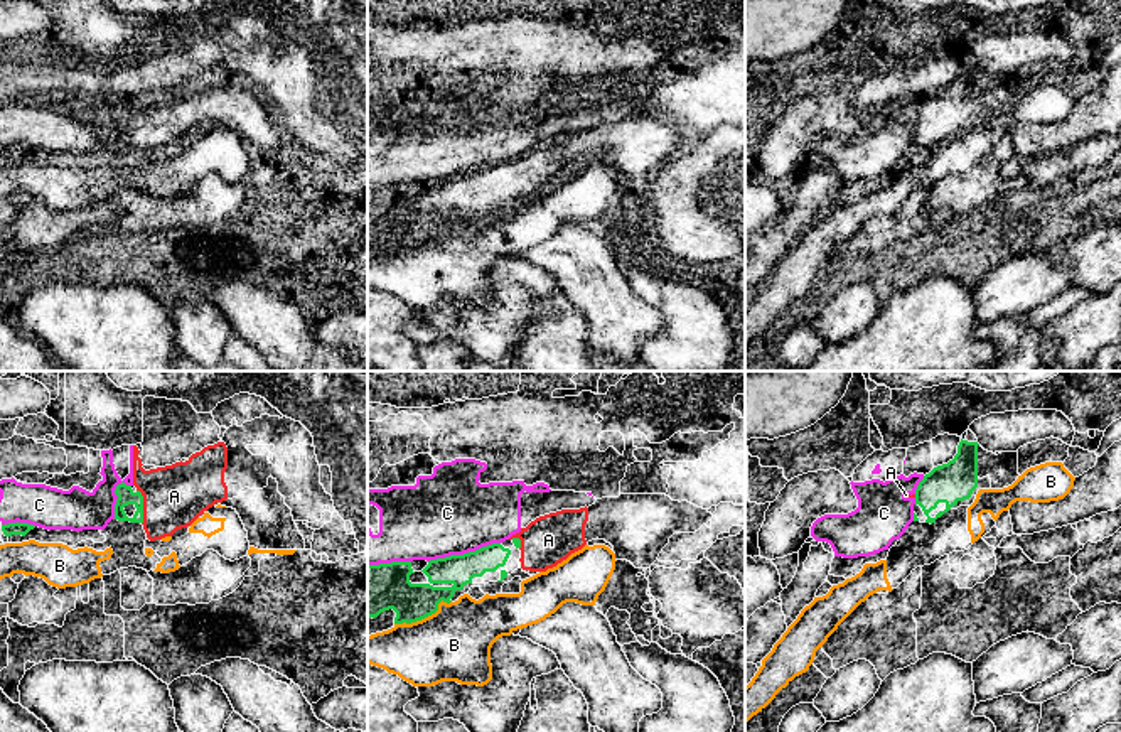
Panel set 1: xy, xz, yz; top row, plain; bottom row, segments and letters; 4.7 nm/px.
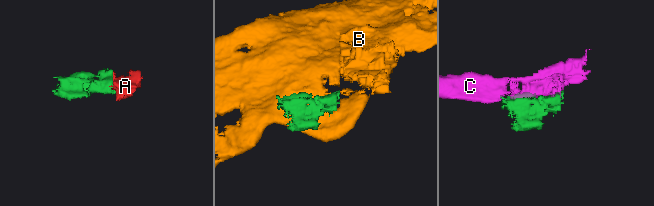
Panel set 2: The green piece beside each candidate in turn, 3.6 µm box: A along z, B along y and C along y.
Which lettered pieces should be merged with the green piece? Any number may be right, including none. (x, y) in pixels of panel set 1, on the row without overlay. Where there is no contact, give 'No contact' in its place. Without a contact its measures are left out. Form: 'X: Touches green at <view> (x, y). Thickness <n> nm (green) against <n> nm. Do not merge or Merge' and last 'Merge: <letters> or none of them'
A: Touches green at xy (142, 129). Thickness 80 nm (green) against 300 nm. Merge
B: Touches green at xz (423, 240). Thickness 220 nm (green) against 360 nm. Do not merge
C: Touches green at xz (464, 176). Thickness 140 nm (green) against 400 nm. Do not merge
Merge: A

